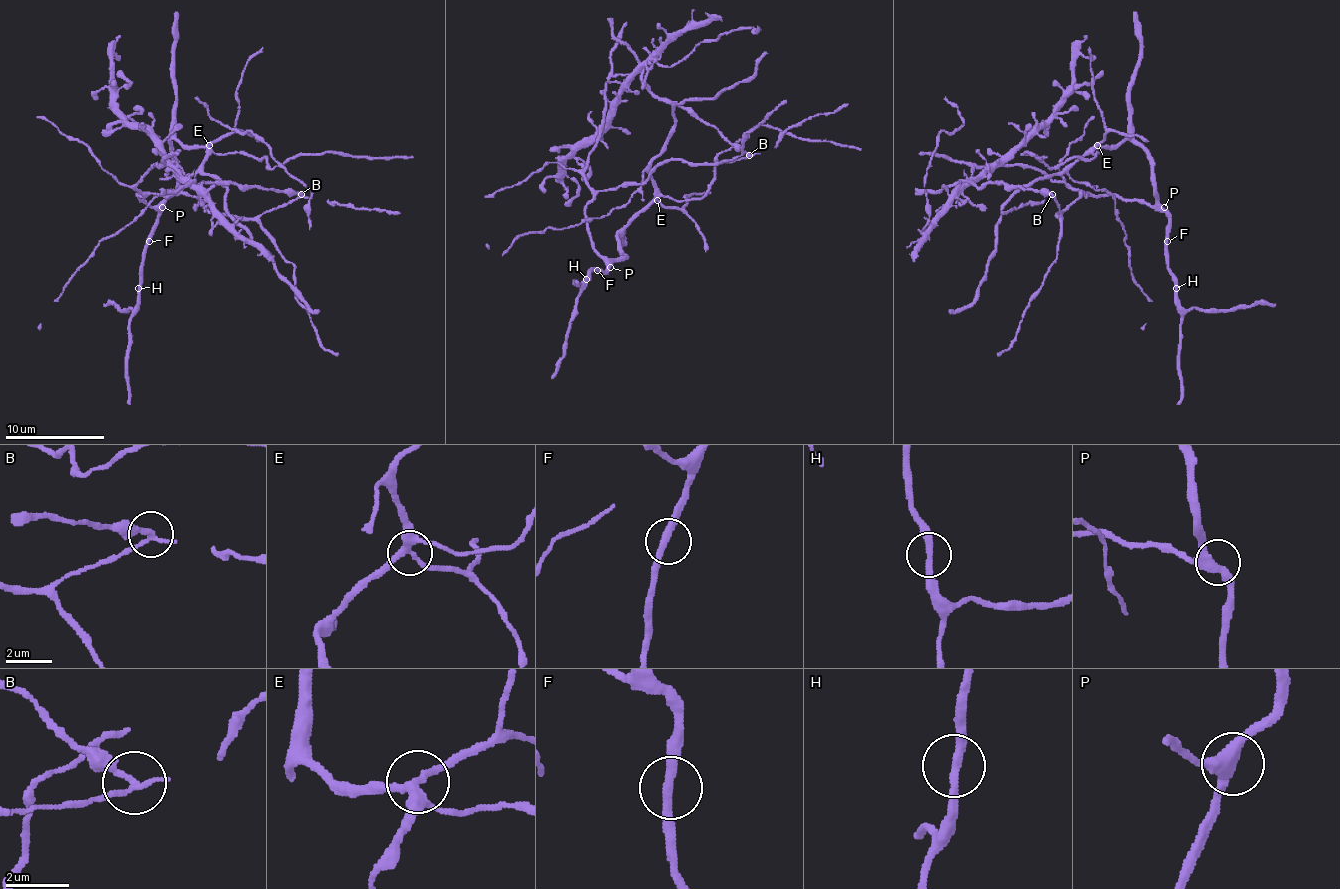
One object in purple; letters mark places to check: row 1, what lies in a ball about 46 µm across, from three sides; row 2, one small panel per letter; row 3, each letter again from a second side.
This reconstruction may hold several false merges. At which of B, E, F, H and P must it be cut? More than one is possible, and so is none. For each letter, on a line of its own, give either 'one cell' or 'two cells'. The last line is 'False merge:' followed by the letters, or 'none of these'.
B: two cells
E: two cells
F: one cell
H: one cell
P: one cell
False merge: B, E

